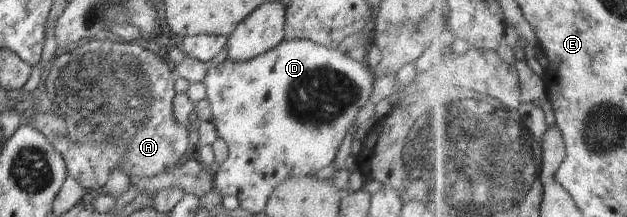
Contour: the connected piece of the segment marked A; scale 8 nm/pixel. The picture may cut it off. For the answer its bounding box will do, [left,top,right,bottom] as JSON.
[26,40,193,191]

